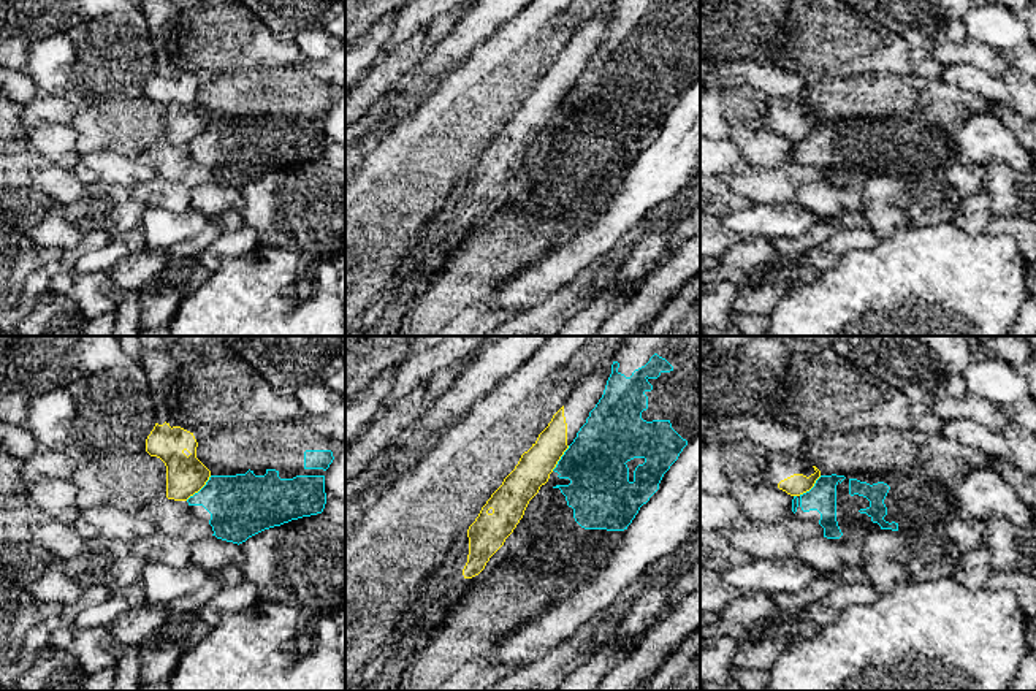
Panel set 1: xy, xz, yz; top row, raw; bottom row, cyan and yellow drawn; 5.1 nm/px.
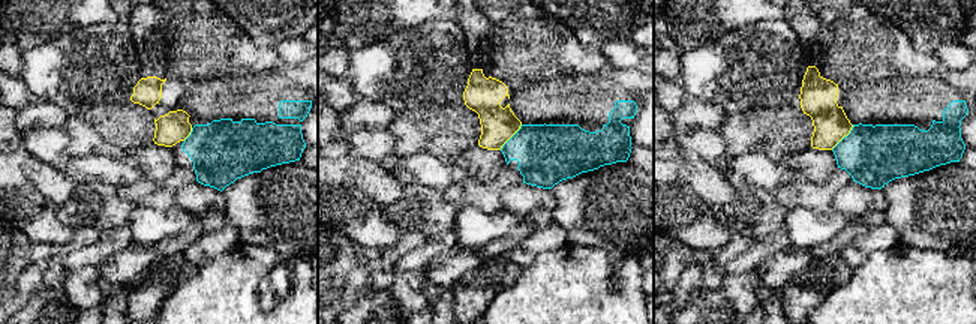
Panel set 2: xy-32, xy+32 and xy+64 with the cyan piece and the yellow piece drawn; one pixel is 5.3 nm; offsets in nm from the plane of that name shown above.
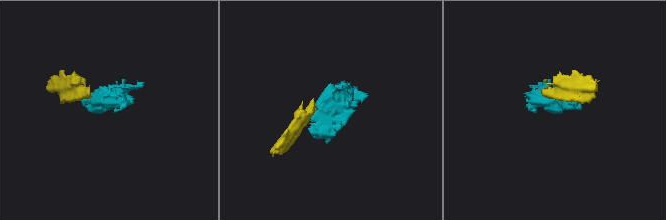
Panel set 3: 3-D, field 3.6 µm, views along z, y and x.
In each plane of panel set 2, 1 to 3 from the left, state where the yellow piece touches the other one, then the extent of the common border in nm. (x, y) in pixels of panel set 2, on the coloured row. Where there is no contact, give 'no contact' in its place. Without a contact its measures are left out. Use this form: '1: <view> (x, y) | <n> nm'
1: xy-32 (191, 134) | 90 nm
2: xy+32 (511, 137) | 180 nm
3: xy+64 (844, 137) | 180 nm

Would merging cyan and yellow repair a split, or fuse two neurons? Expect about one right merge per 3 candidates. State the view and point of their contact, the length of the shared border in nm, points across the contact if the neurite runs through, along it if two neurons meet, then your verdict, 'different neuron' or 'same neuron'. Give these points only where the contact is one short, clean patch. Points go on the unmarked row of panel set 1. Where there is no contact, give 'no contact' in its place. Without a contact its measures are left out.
contact xy (200, 135); length 180 nm; border xy (211, 121), (186, 145); different neuron

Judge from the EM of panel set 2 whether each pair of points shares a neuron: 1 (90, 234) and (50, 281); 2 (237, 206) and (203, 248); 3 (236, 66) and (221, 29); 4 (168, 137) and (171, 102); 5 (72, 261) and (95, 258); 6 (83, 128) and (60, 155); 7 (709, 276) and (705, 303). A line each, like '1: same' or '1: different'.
1: same
2: different
3: same
4: same
5: same
6: different
7: different

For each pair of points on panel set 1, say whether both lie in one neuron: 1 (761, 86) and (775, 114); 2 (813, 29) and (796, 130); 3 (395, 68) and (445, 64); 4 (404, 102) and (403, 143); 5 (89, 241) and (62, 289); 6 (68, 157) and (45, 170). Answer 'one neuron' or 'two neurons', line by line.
1: one neuron
2: two neurons
3: two neurons
4: two neurons
5: one neuron
6: two neurons

